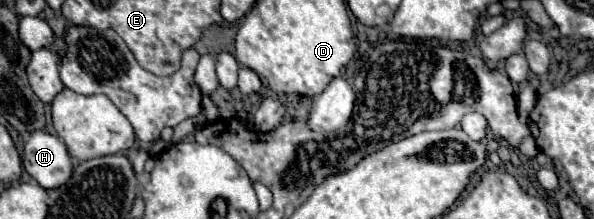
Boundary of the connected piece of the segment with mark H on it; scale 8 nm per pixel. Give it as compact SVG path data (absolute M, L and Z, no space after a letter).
M34 131L24 145L24 169L44 189L56 189L72 177L72 159L62 139Z

